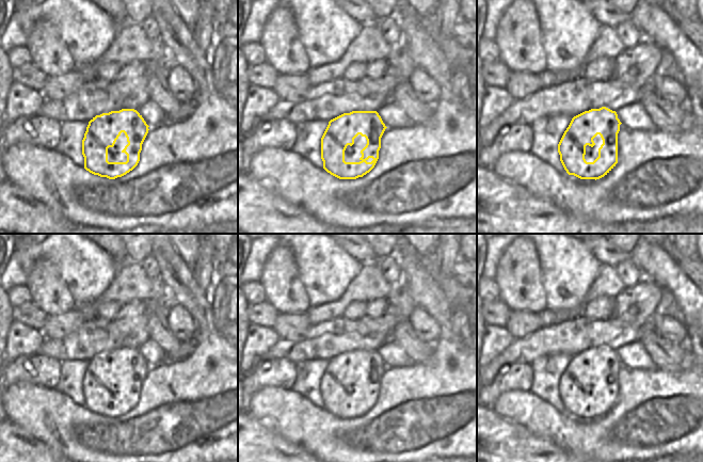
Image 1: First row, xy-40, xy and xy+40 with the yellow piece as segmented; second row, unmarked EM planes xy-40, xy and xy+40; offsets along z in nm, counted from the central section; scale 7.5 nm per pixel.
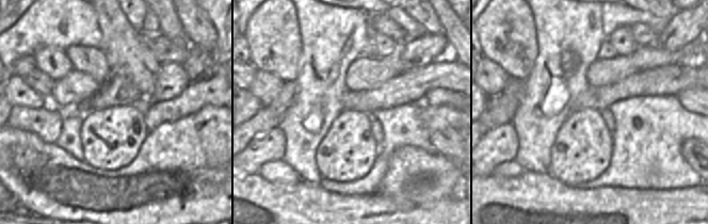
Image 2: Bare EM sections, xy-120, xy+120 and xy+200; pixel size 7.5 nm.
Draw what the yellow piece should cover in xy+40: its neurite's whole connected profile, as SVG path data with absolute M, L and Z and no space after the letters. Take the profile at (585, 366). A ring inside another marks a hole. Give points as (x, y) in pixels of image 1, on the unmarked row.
M606 346L591 348L574 355L558 383L560 400L566 412L580 418L595 419L607 414L618 402L618 372L621 363L617 351ZM597 373L603 379L603 383L598 387L598 396L593 401L587 401L585 398L586 385L593 386L595 384L593 378Z

